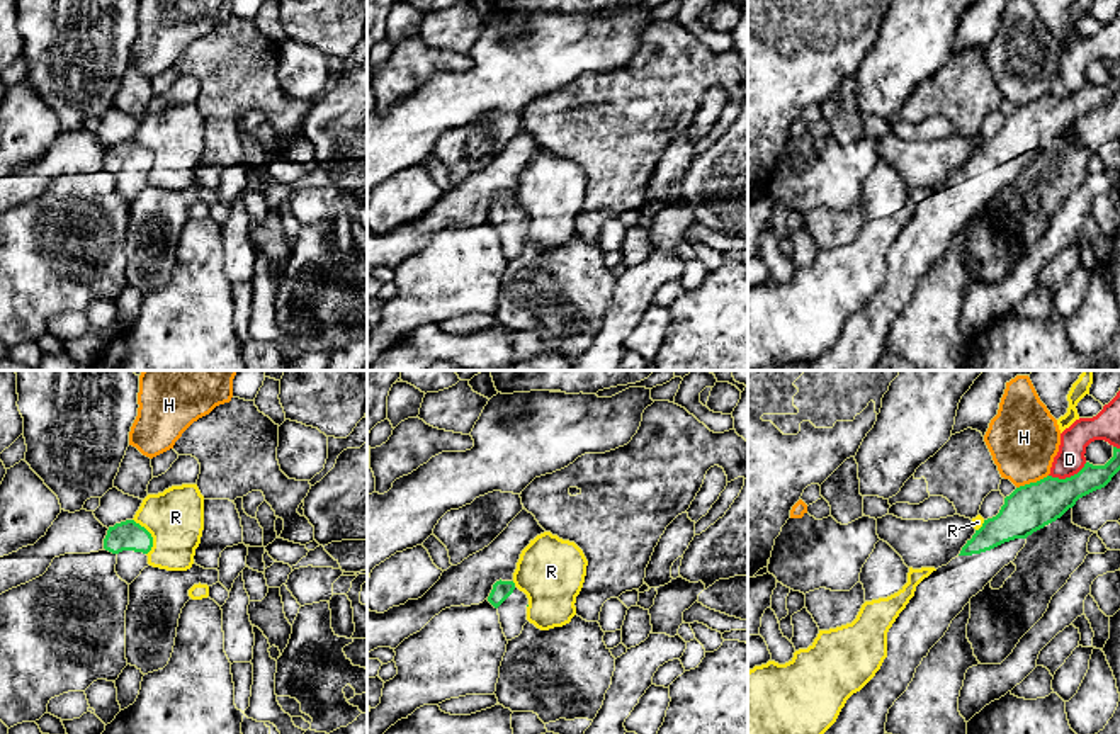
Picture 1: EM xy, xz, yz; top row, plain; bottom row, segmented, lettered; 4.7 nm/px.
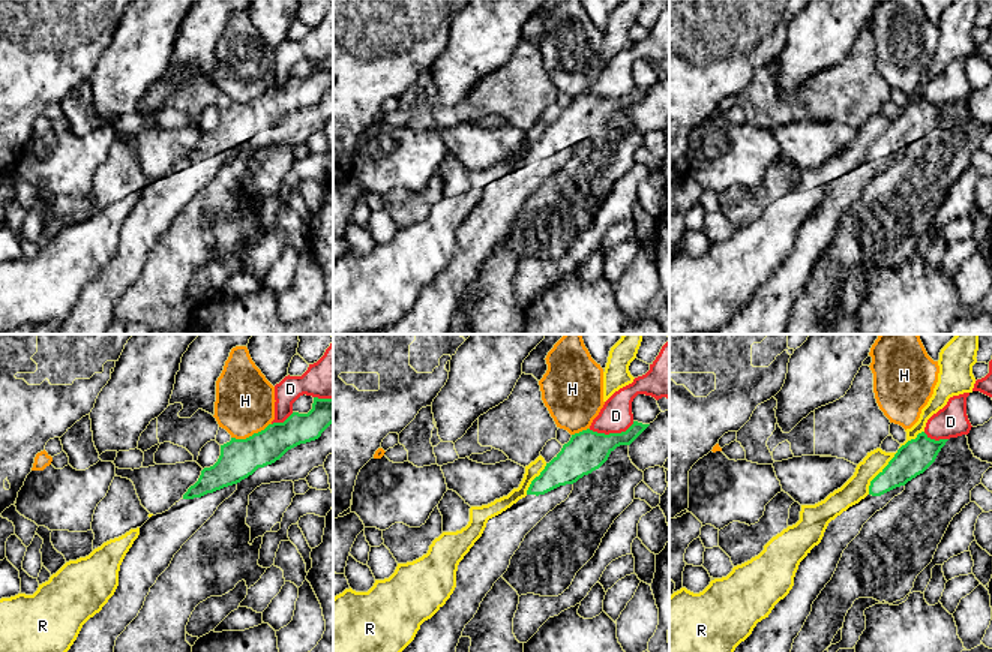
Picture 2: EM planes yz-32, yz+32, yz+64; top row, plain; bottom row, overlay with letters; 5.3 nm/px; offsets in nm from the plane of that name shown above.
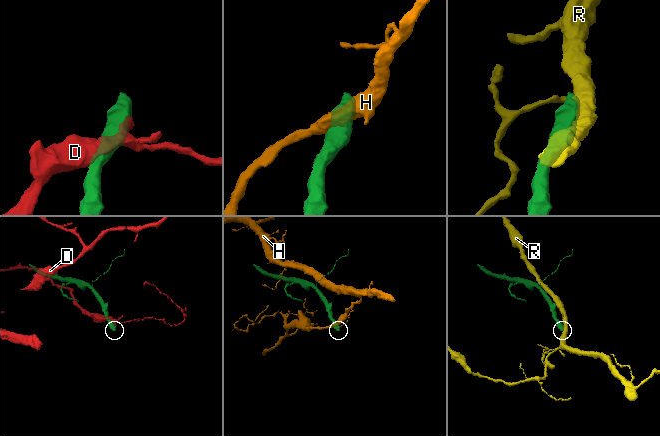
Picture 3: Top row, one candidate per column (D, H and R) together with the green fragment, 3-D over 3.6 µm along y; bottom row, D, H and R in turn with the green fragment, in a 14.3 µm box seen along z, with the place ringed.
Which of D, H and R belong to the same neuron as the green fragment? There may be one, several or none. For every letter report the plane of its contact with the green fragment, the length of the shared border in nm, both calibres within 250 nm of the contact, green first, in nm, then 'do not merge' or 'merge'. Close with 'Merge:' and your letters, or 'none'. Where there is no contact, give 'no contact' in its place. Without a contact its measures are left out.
D: meets green in yz; contact 200 nm long; 220 nm thick on the green side, 140 nm on the other; do not merge
H: meets green in yz; contact 170 nm long; 220 nm thick on the green side, 340 nm on the other; do not merge
R: meets green in xy; contact 190 nm long; 140 nm thick on the green side, 280 nm on the other; do not merge
Merge: none

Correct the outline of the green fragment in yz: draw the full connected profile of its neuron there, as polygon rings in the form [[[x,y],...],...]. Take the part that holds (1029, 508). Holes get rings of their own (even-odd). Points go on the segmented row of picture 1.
[[[1113,447],[1113,457],[1105,466],[1084,467],[1066,479],[1047,476],[1037,483],[1016,488],[1004,498],[1004,505],[993,518],[984,520],[960,554],[947,566],[925,578],[906,608],[899,613],[887,632],[887,658],[875,676],[841,709],[836,722],[824,734],[885,734],[889,709],[908,690],[916,668],[930,649],[945,635],[952,620],[964,607],[1025,547],[1027,537],[1061,518],[1076,501],[1096,489],[1105,488],[1120,471],[1120,449]]]

